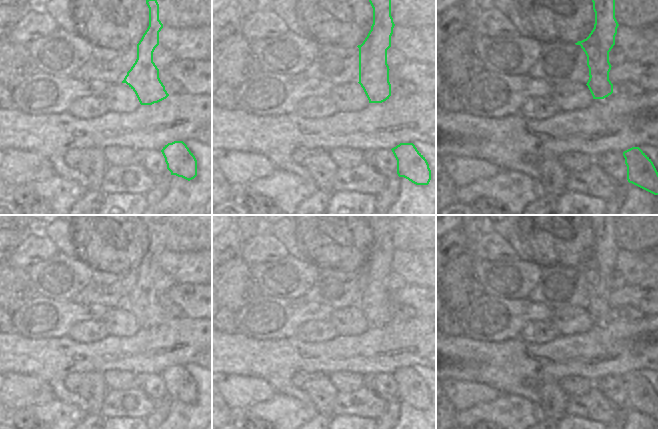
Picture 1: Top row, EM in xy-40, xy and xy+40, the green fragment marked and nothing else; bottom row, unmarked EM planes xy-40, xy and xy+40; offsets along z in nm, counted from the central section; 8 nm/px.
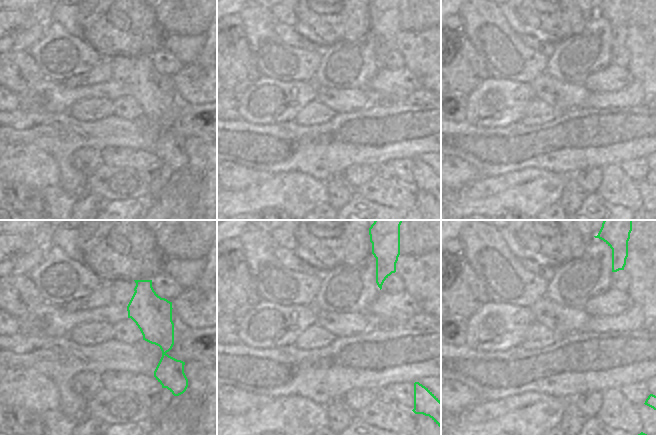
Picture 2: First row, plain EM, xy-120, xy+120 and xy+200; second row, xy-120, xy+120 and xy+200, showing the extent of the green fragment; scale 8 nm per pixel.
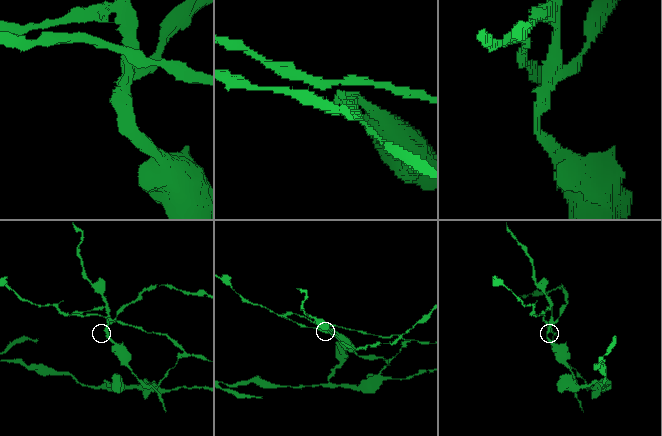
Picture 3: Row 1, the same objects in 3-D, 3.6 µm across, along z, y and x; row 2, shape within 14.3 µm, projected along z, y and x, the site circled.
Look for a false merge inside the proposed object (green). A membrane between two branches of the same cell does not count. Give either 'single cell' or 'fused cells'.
fused cells

